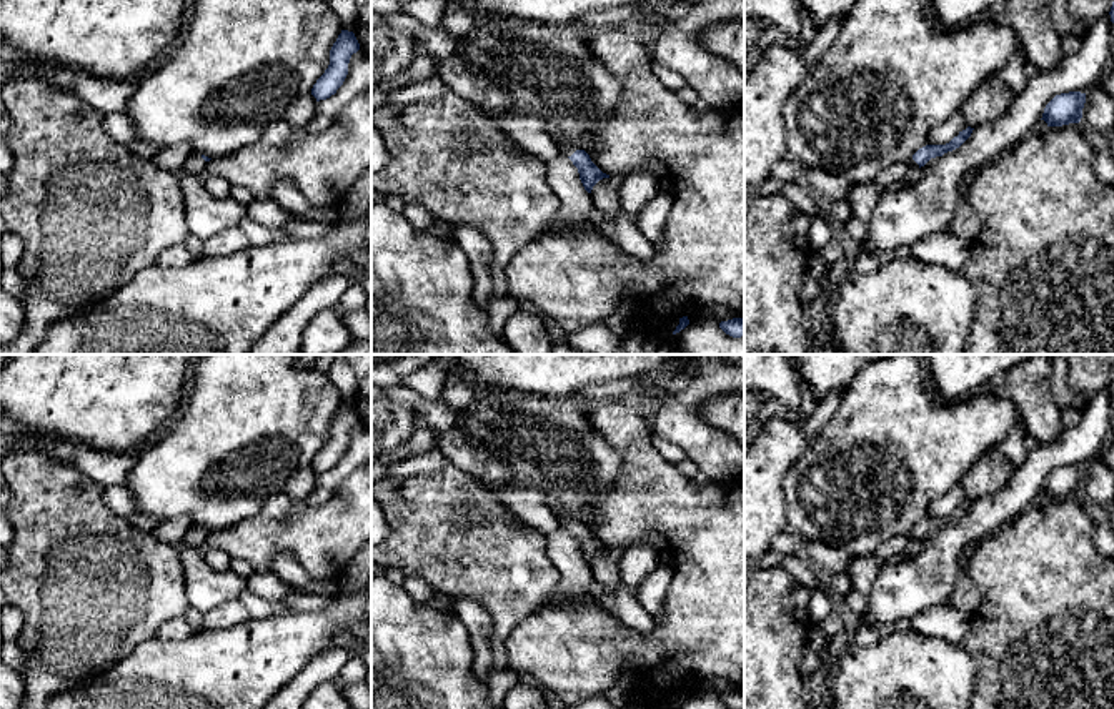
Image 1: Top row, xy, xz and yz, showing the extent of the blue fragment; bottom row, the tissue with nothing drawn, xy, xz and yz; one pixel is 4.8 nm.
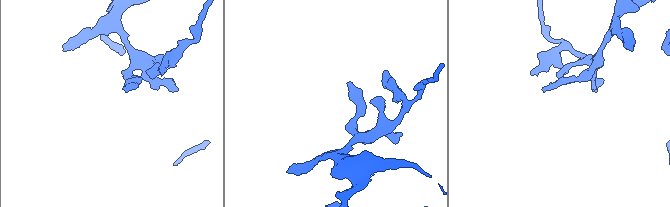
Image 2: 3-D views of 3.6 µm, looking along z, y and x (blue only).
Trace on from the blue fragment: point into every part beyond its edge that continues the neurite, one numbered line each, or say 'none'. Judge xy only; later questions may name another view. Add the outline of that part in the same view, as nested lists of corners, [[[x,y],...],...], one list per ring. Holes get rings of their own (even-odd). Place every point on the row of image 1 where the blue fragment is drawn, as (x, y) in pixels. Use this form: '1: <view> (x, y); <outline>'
1: xy (195, 163); [[[191,153],[182,166],[188,173],[205,175],[206,161],[198,153]]]

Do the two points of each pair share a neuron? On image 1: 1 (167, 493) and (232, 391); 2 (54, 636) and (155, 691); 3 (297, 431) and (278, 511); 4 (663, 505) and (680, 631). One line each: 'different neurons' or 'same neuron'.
1: same neuron
2: different neurons
3: different neurons
4: same neuron

